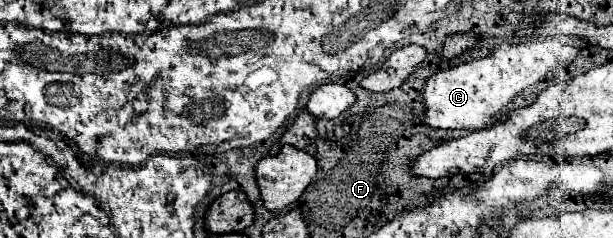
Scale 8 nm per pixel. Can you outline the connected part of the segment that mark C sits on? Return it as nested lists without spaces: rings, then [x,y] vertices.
[[[536,38],[536,40],[522,42],[522,44],[500,44],[486,58],[478,58],[478,60],[464,62],[450,70],[436,72],[426,80],[426,86],[422,90],[422,102],[424,102],[422,124],[426,124],[428,128],[434,128],[434,130],[438,130],[438,128],[440,130],[464,130],[464,128],[478,130],[478,128],[490,126],[500,120],[508,102],[514,96],[518,96],[522,90],[526,90],[534,84],[542,84],[548,70],[552,70],[556,64],[572,62],[576,56],[578,56],[578,50],[568,44],[562,44],[560,38]]]

